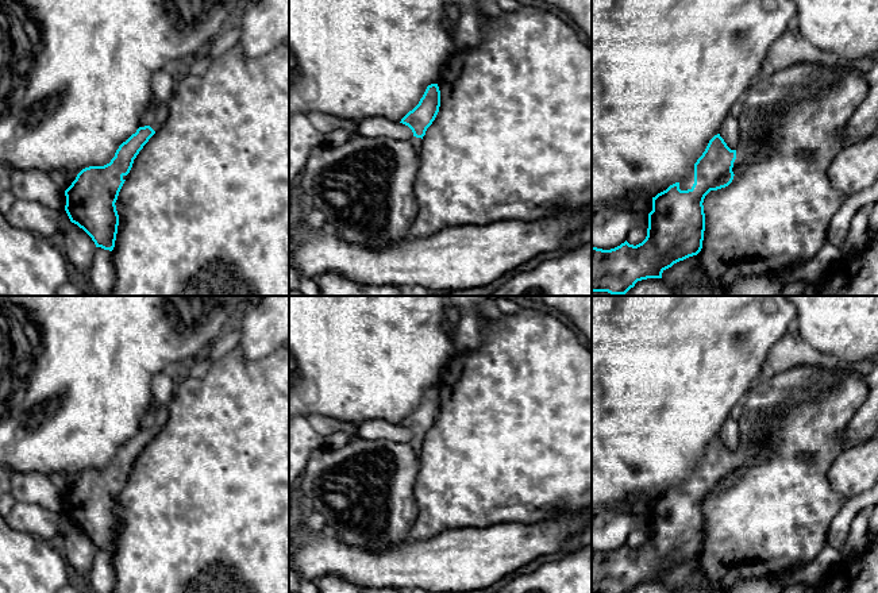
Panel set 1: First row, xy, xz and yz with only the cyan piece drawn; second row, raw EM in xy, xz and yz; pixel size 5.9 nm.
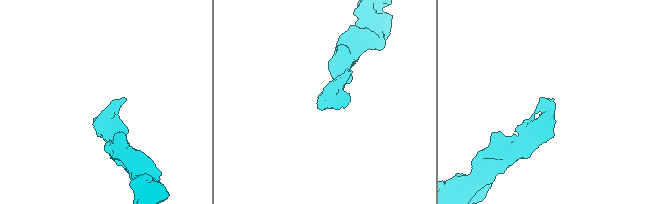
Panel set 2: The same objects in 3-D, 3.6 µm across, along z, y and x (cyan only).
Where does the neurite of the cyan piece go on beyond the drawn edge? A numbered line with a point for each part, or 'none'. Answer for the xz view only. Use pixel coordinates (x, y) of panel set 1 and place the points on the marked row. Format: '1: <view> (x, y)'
1: xz (365, 188)

